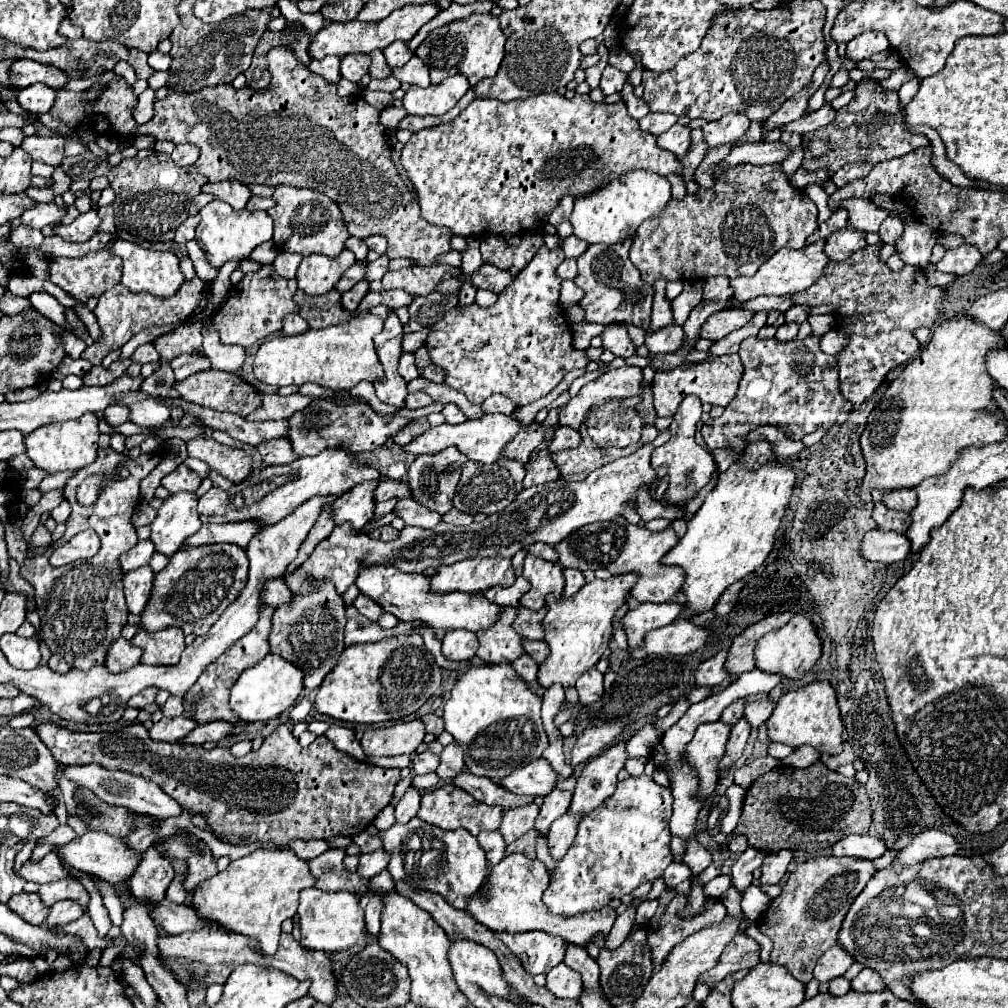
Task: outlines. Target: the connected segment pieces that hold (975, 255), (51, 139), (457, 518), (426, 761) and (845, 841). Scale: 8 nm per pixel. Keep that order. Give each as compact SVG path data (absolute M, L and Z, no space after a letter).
M962 244L958 248L952 248L944 254L944 258L936 264L936 268L940 272L950 272L956 276L964 276L968 272L972 272L978 262L982 260L982 254L978 252L978 248L970 246L970 244Z
M28 136L22 148L34 158L50 166L60 166L64 158L64 138L62 136Z
M452 508L448 514L444 514L442 520L450 522L450 524L456 524L456 526L468 526L468 524L472 524L472 516L464 514L464 512L456 510L456 508Z
M424 752L424 754L412 754L412 772L414 774L428 774L434 772L440 764L440 758L432 752Z
M846 836L832 846L832 856L856 856L862 860L874 860L886 852L886 844L874 836Z

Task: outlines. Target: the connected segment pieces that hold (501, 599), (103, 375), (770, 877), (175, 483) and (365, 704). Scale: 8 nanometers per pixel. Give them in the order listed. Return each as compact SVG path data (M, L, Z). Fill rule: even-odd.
M516 578L516 582L512 584L512 586L508 586L508 588L502 588L502 586L494 586L494 588L488 588L488 590L484 590L484 596L490 600L490 602L494 602L494 604L498 604L498 606L514 606L514 608L518 608L520 604L520 598L526 594L530 590L530 582L526 582L526 578Z
M92 366L92 368L84 374L82 382L84 382L84 386L106 386L106 384L114 382L114 380L118 378L118 374L120 374L120 372L114 374L114 370L110 370L110 368Z
M792 850L766 854L766 858L762 862L760 882L764 882L764 884L778 884L780 878L786 874L786 868L788 868L790 860L792 860Z
M180 464L174 472L170 472L164 480L162 480L162 486L168 490L168 492L182 492L182 490L186 490L186 492L196 492L198 490L198 486L202 484L202 478L194 472L194 470L190 470L188 466L184 466L184 464Z
M418 634L392 636L374 644L354 644L346 648L334 670L324 678L314 710L334 720L354 724L378 724L414 714L434 692L442 680L442 668L424 648Z

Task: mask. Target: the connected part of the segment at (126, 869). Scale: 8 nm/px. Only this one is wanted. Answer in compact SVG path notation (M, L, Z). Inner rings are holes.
M86 832L84 836L72 840L70 844L62 846L58 850L58 854L62 854L68 864L72 864L74 868L86 872L86 874L92 874L92 876L98 876L106 882L124 882L124 880L130 880L130 876L136 872L140 860L142 860L142 854L132 850L124 840L118 840L114 836L106 836L102 832ZM106 862L118 862L118 864L106 864Z

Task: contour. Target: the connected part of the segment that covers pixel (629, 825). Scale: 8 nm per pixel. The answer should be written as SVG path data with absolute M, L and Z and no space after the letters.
M630 776L618 782L616 792L592 814L580 820L572 846L550 876L544 902L552 914L574 916L586 910L600 910L610 900L630 894L642 882L654 882L674 862L668 836L672 794L650 776Z

